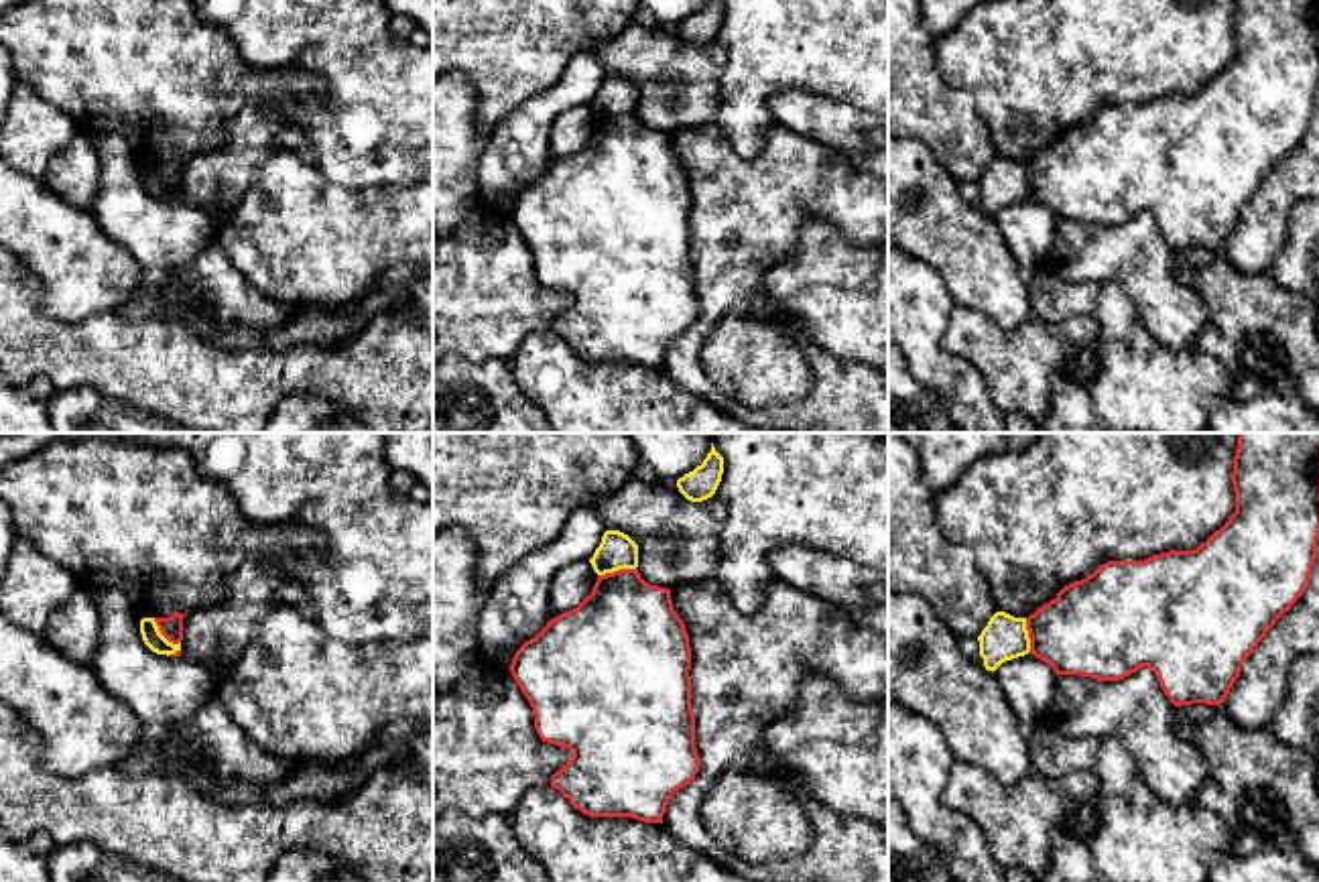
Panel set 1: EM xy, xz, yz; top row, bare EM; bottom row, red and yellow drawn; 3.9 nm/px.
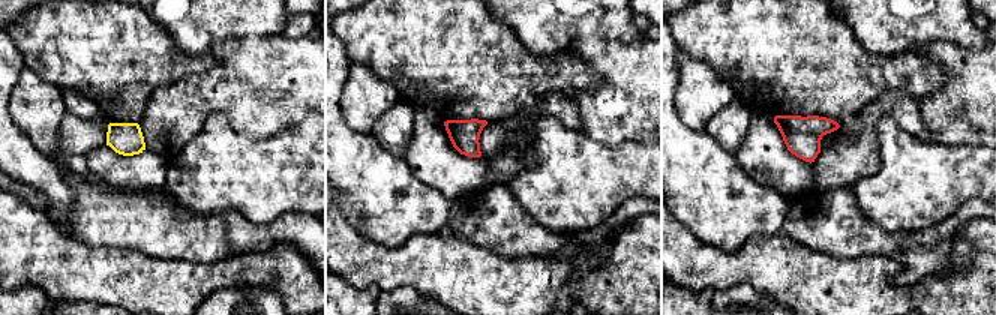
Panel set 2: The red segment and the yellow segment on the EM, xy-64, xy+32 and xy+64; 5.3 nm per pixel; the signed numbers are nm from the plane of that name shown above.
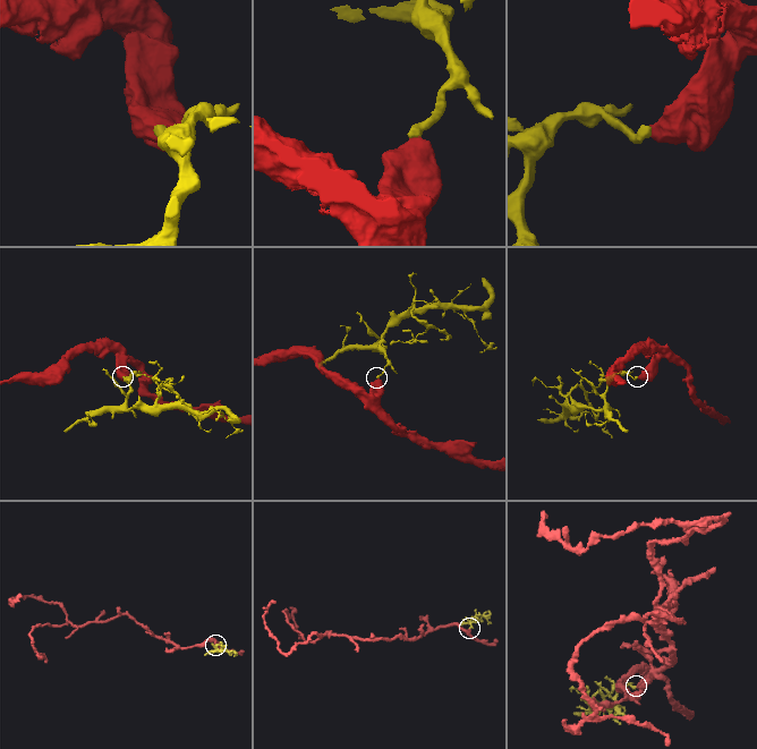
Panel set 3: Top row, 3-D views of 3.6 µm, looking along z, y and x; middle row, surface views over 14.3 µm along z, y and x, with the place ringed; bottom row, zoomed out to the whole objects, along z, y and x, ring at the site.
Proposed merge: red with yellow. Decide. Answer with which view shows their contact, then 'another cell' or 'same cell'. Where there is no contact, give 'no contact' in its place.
xz | another cell

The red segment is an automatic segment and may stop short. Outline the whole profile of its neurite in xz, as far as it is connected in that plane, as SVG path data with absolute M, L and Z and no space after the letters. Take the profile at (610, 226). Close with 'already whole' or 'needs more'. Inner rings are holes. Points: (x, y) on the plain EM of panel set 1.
M638 114L598 120L591 138L526 185L508 213L532 252L539 282L573 297L553 319L551 331L589 362L663 368L669 343L699 317L691 254L691 191L685 169L673 154L671 134L646 128Z; already whole

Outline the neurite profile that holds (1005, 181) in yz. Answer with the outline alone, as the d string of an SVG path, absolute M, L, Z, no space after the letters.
M996 156L978 181L978 185L984 211L992 217L1002 207L1030 197L1026 163L1014 163L1006 156Z

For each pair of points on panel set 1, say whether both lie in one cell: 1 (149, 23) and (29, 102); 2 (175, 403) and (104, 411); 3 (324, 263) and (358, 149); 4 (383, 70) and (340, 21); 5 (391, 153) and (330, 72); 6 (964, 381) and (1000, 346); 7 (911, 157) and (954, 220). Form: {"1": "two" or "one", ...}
{"1": "two", "2": "two", "3": "two", "4": "two", "5": "one", "6": "two", "7": "one"}

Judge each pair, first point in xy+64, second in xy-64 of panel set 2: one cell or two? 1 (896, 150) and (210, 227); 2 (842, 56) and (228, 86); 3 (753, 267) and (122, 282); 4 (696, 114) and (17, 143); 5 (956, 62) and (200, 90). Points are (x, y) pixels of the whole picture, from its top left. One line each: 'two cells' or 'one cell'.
1: two cells
2: two cells
3: one cell
4: two cells
5: one cell

